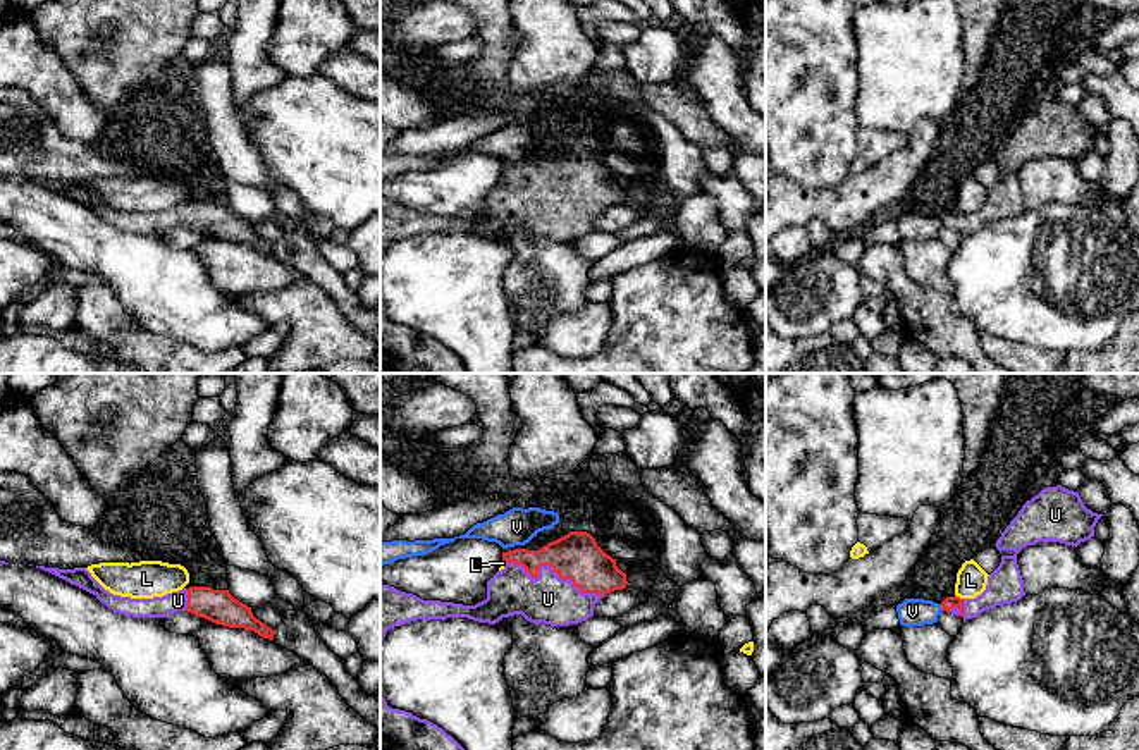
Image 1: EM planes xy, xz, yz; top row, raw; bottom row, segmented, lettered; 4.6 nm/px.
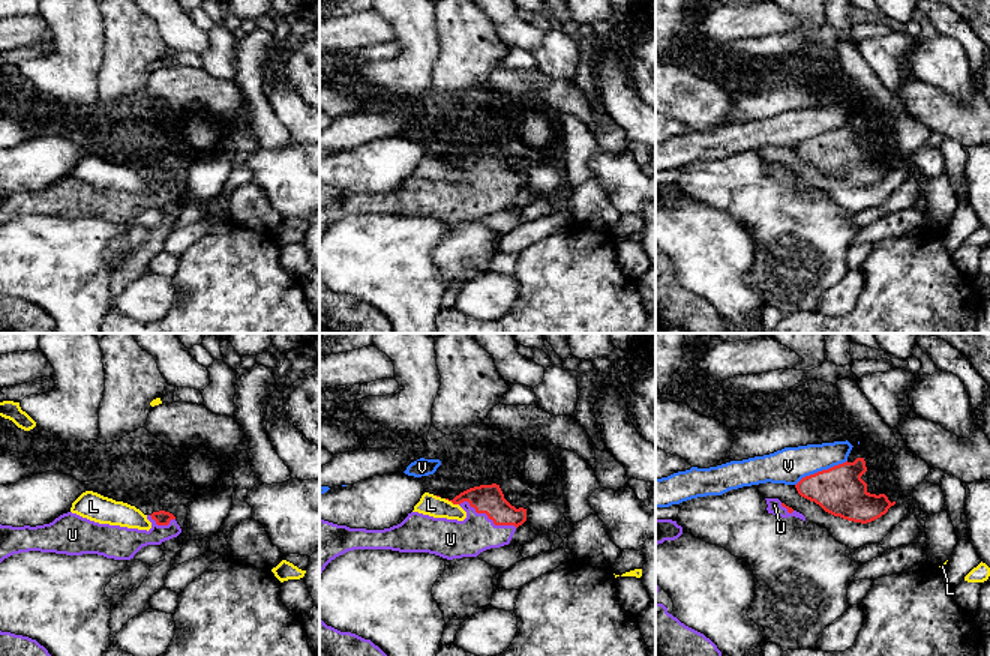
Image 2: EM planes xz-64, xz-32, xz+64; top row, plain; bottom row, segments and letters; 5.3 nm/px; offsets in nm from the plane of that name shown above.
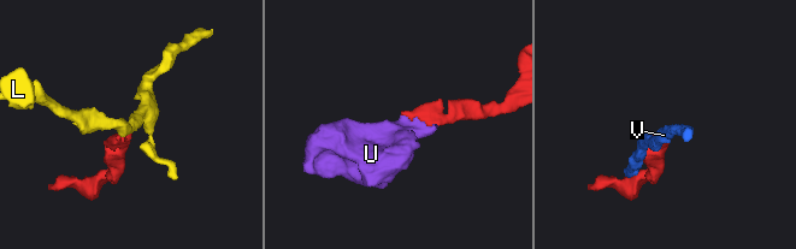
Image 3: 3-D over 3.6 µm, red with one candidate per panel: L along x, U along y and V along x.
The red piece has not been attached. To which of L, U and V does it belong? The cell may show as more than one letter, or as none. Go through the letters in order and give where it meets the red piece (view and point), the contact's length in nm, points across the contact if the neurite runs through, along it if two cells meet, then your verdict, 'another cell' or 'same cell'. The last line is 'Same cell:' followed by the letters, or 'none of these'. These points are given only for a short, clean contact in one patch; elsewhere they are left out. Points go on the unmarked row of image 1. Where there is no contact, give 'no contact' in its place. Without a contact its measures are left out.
L: meets red in yz at (959, 212); contact 50 nm long; another cell
U: meets red in xz at (551, 181); contact 500 nm long; runs through xz (575, 171), (565, 181), (551, 181), (547, 214); same cell
V: meets red in yz at (941, 222); contact 40 nm long; another cell
Same cell: U

